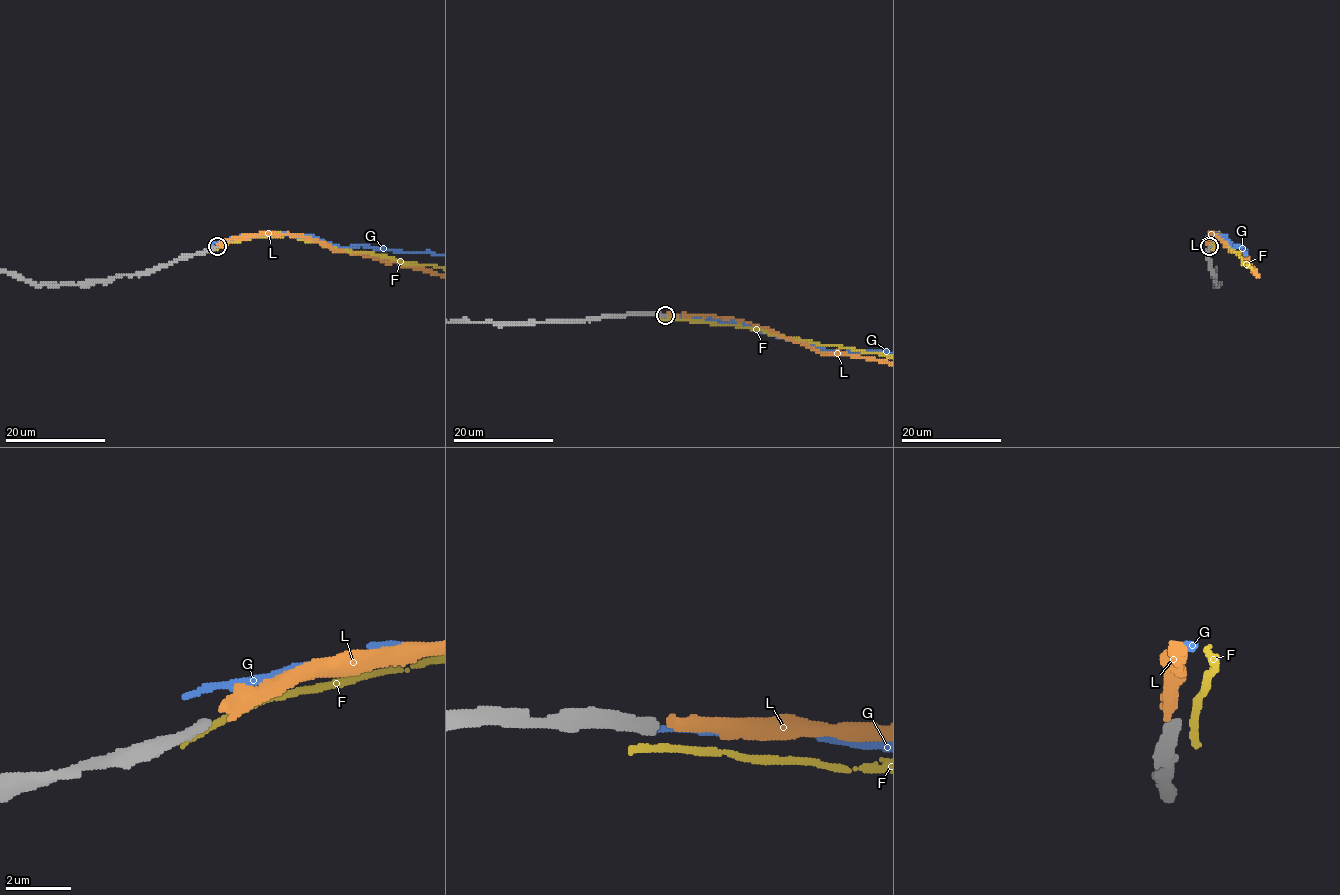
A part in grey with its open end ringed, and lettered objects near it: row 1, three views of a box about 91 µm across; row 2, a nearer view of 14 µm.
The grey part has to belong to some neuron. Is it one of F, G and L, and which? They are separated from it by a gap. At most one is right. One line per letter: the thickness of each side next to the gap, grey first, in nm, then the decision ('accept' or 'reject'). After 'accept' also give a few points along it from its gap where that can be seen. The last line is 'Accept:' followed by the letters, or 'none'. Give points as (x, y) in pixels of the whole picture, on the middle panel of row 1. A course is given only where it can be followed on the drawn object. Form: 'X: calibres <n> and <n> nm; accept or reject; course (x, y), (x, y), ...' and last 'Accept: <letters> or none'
F: calibres 340 and 280 nm; reject
G: calibres 340 and 200 nm; reject
L: calibres 340 and 400 nm; accept
Accept: L

